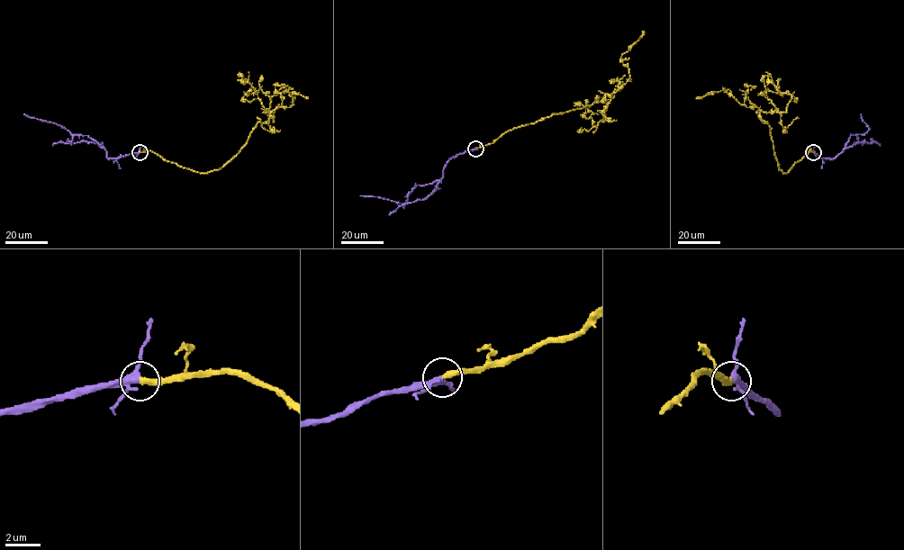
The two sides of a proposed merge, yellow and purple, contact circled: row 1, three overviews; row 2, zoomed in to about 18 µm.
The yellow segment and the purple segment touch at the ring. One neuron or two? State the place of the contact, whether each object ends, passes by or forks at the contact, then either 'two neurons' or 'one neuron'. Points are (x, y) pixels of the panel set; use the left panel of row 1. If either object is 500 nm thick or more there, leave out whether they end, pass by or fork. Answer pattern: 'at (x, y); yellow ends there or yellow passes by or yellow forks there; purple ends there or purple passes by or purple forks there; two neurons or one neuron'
at (140, 152); yellow ends there; purple forks there; one neuron

